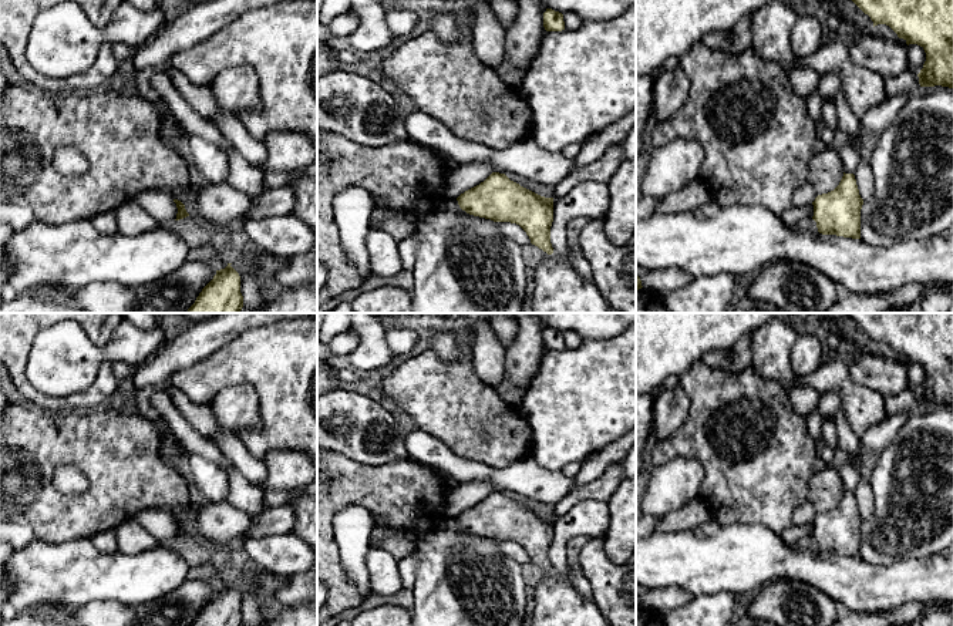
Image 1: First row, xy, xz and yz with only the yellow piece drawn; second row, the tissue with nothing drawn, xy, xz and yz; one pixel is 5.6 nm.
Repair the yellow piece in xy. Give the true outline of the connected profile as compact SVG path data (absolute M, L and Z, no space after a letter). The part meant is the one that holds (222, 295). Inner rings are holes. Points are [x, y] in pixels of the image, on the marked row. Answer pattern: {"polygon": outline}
{"polygon": "M230 265L216 270L186 313L240 313L243 307L240 276Z"}

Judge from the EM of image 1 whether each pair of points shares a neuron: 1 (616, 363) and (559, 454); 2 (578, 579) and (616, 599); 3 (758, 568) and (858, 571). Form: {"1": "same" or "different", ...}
{"1": "same", "2": "different", "3": "same"}

